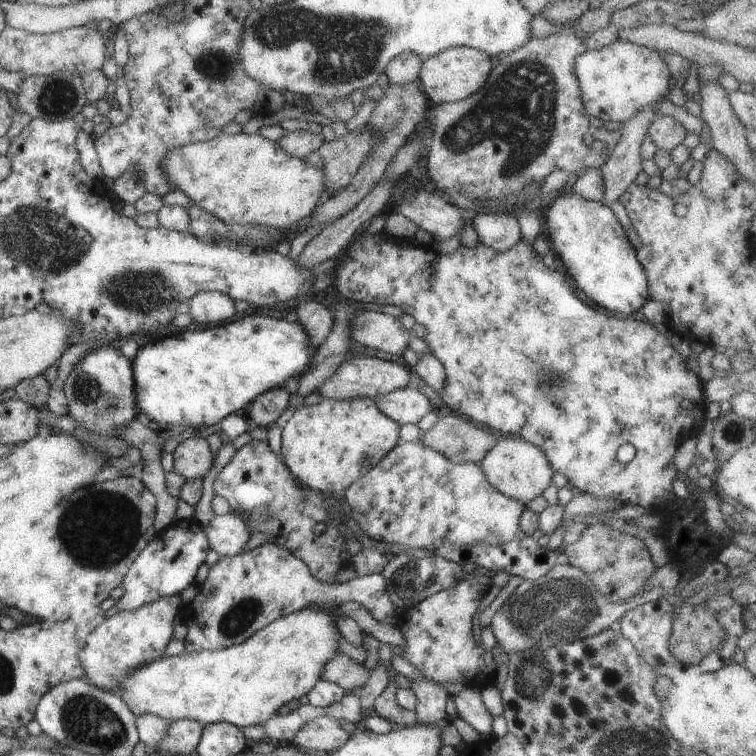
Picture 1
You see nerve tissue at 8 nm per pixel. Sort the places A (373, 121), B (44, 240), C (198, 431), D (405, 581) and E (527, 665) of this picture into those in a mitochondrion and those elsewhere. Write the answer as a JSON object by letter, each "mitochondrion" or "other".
{"A":"other","B":"mitochondrion","C":"other","D":"mitochondrion","E":"mitochondrion"}

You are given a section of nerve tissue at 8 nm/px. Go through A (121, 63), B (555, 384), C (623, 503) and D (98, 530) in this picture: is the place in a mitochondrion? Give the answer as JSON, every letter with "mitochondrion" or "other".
{"A":"other","B":"mitochondrion","C":"other","D":"mitochondrion"}

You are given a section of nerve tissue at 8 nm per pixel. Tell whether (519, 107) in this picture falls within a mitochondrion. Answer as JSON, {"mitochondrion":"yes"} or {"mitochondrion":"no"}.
{"mitochondrion":"yes"}

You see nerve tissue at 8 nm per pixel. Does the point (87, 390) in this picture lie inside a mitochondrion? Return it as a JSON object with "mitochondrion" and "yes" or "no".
{"mitochondrion":"yes"}

